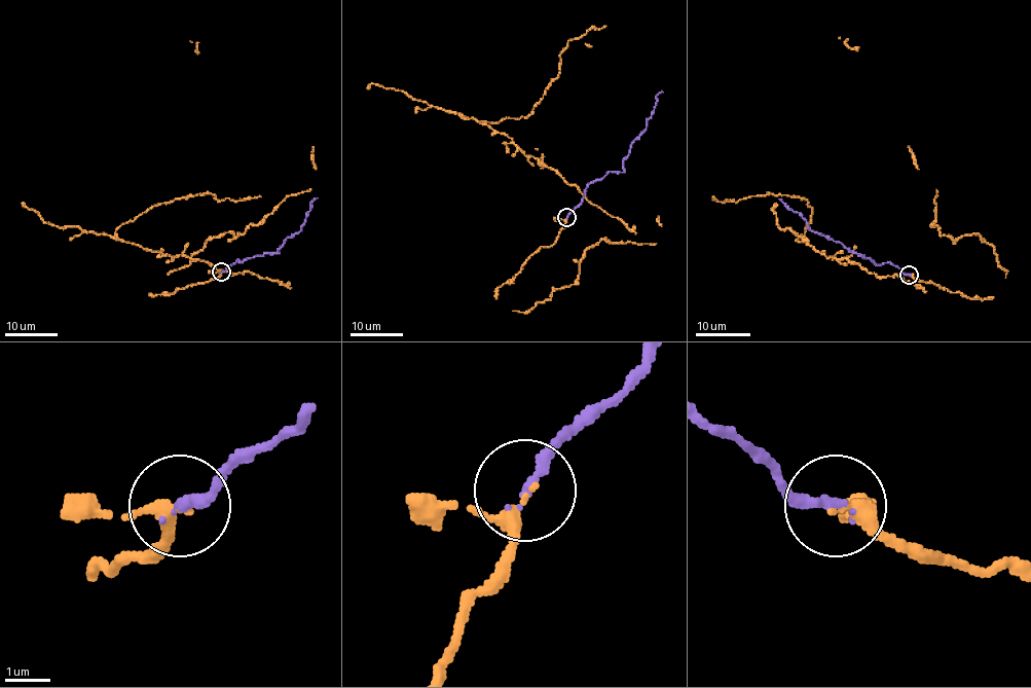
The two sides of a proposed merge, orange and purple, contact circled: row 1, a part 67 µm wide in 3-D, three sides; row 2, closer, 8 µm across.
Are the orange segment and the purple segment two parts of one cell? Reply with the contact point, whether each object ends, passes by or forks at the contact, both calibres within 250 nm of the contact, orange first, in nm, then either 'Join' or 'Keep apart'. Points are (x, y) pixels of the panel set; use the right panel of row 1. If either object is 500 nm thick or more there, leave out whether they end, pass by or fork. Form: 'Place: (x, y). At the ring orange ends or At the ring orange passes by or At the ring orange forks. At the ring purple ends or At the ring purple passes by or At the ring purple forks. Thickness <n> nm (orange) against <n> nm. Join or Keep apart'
Place: (909, 275). At the ring orange passes by. At the ring purple ends. Thickness 260 nm (orange) against 260 nm. Join

